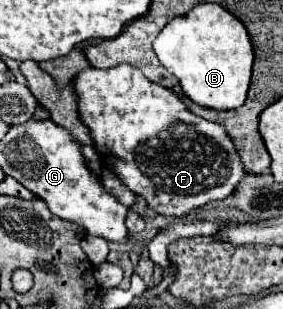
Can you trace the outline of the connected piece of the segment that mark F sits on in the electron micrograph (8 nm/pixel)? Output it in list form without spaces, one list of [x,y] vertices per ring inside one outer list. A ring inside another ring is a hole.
[[[115,65],[111,69],[89,67],[75,77],[75,85],[79,95],[79,115],[91,129],[95,151],[135,195],[147,199],[153,211],[177,217],[187,215],[191,209],[209,201],[225,199],[243,179],[243,165],[225,129],[193,115],[173,89],[151,83],[133,65]]]

